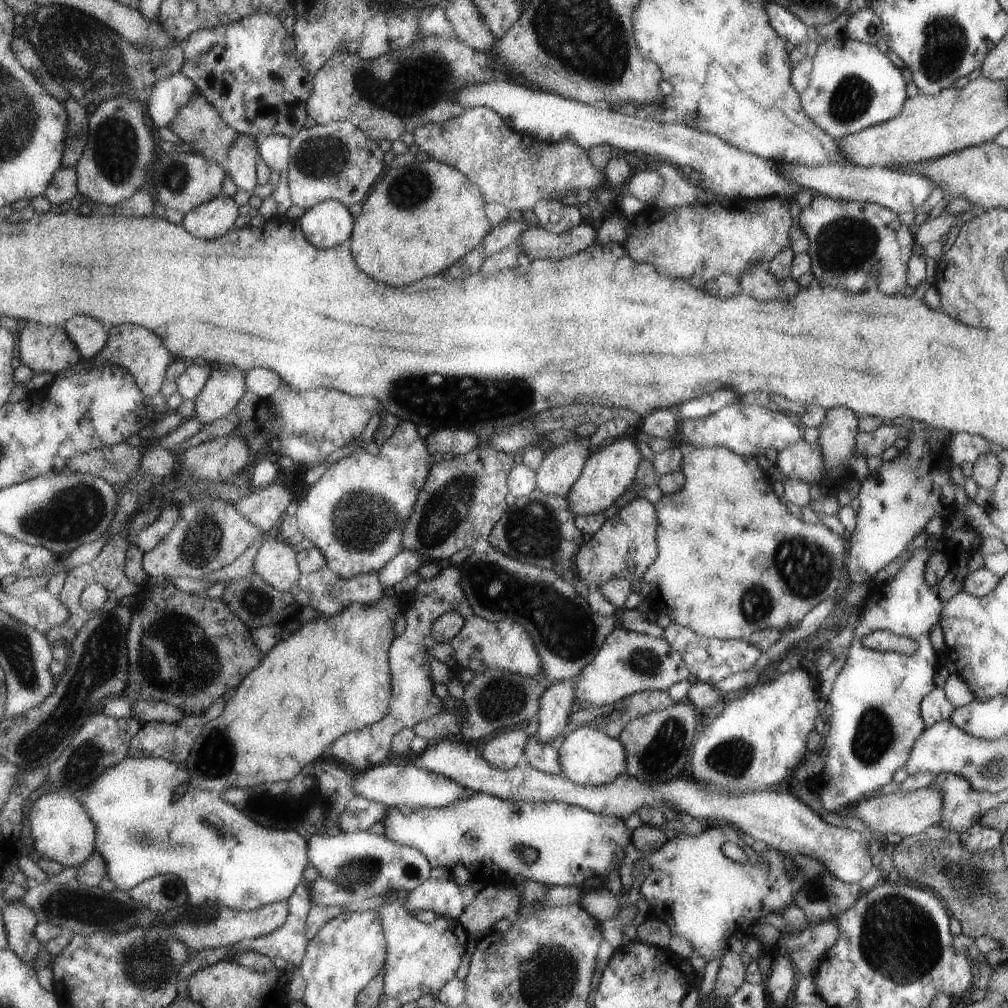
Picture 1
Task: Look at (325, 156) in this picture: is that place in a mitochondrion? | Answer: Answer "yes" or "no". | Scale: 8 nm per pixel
yes

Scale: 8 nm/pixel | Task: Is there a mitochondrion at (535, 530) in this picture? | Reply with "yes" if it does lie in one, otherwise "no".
yes

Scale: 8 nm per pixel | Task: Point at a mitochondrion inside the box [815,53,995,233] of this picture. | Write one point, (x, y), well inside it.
(851, 98)

